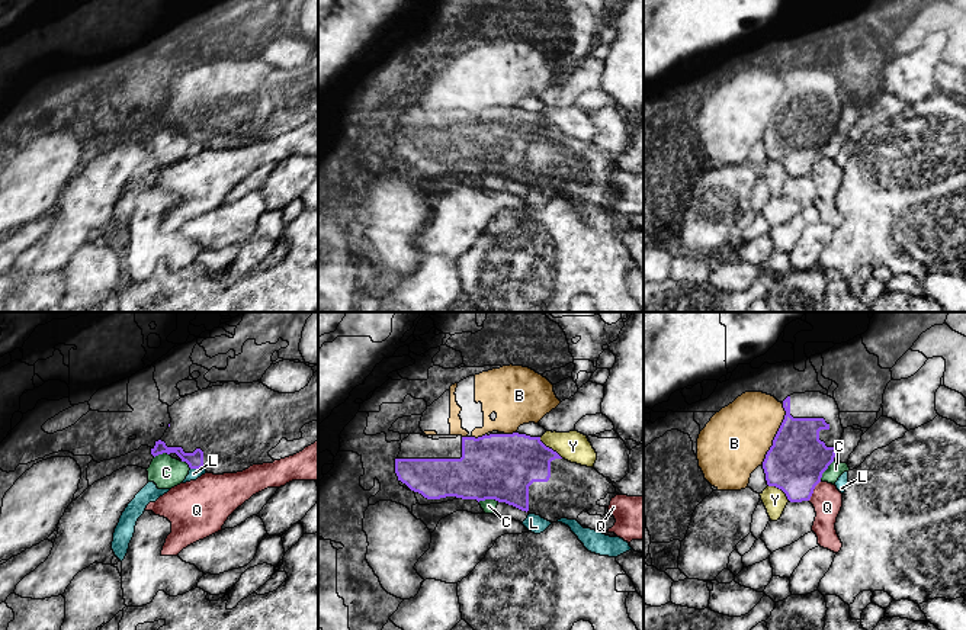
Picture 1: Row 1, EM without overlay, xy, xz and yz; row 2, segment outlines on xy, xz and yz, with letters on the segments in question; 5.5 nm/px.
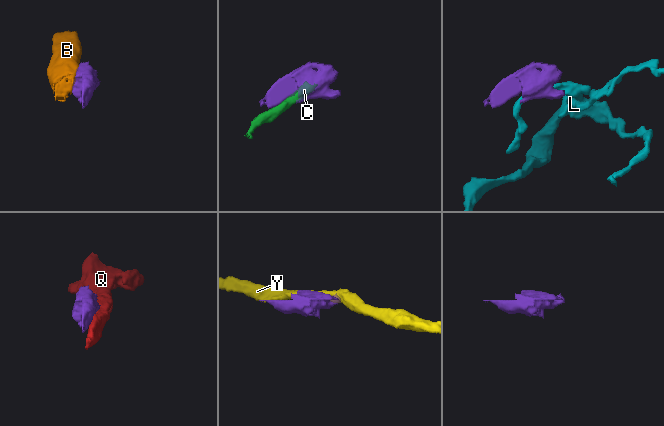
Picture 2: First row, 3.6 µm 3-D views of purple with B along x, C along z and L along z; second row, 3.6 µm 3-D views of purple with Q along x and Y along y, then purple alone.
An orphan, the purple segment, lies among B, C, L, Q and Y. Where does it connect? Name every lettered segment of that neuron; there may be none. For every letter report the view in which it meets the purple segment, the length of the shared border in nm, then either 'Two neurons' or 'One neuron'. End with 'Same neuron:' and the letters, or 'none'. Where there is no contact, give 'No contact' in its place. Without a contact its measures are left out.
B: Touches purple in yz. Shared border 360 nm. Two neurons
C: Touches purple in xz. Shared border 120 nm. Two neurons
L: Touches purple in xy. Shared border 70 nm. Two neurons
Q: Touches purple in yz. Shared border 130 nm. Two neurons
Y: Touches purple in xz. Shared border 180 nm. Two neurons
Same neuron: none

